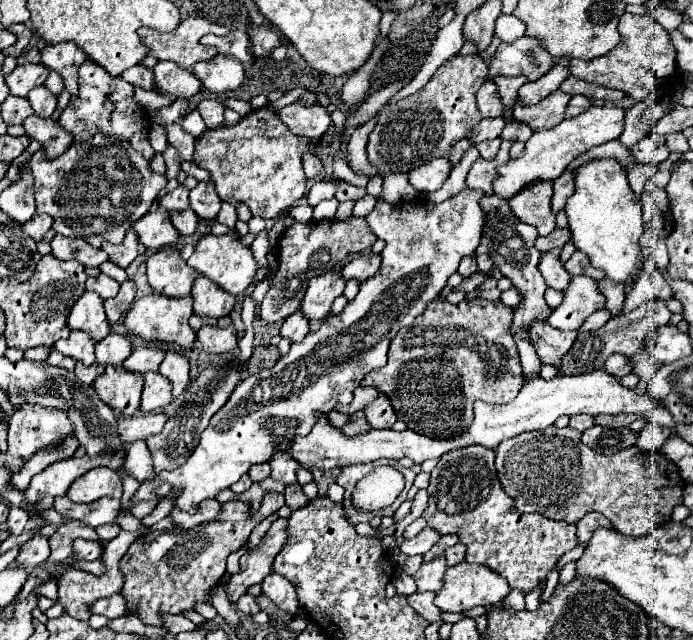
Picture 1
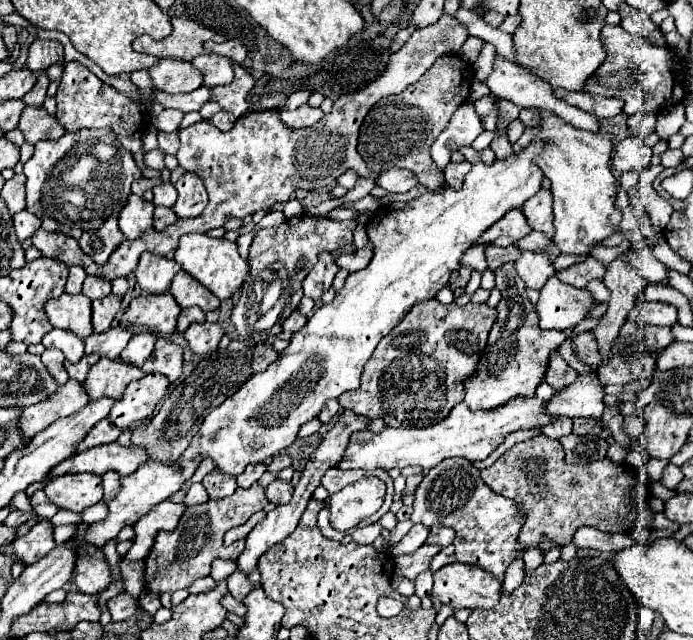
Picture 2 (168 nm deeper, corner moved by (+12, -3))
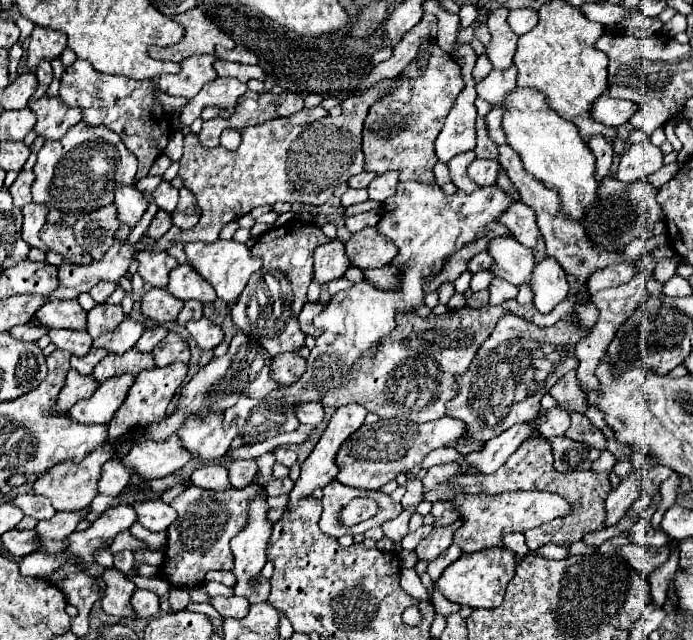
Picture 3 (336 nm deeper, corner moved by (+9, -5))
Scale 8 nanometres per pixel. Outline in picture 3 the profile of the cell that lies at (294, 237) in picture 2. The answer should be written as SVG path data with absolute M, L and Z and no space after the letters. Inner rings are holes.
M289 220L287 224L275 226L261 234L257 244L251 248L251 254L263 260L263 268L251 276L247 290L243 290L243 294L231 308L231 318L233 324L249 338L259 338L261 346L267 346L267 352L271 356L295 352L305 344L297 316L307 302L307 288L313 274L313 250L315 246L327 242L331 242L331 238L325 236L315 222L311 224Z

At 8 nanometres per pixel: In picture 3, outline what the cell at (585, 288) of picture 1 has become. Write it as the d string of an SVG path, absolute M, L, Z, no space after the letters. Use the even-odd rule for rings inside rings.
M545 258L533 270L531 290L535 294L533 304L541 314L549 314L559 302L563 302L569 294L569 284L565 278L565 270L555 262L555 258Z

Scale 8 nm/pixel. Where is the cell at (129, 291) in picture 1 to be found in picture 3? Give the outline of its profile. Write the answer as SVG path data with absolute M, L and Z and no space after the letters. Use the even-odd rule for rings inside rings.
M95 304L93 310L87 314L87 332L91 338L99 338L101 334L107 334L115 330L125 320L125 314L121 306L111 304Z

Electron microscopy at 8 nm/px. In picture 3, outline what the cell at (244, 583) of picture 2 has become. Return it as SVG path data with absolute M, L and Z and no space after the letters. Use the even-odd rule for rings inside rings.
M255 496L251 508L249 508L249 524L245 530L241 530L241 534L237 534L233 540L231 540L231 552L235 556L235 566L233 566L233 574L237 578L235 586L233 586L233 592L239 594L239 596L245 596L251 604L255 602L263 602L267 600L269 596L269 580L265 580L261 576L261 568L265 566L267 562L267 556L265 556L265 548L267 548L267 540L269 540L269 534L271 534L271 524L267 520L267 502L265 498L261 496Z

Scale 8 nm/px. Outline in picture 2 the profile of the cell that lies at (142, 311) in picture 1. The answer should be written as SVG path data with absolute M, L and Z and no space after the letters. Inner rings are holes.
M140 294L124 314L124 322L140 326L158 336L170 336L176 330L180 306L172 294Z

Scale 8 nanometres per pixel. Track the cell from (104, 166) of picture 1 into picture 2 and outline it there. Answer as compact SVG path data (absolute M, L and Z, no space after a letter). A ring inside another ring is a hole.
M108 128L66 132L60 140L36 144L34 156L24 164L26 174L26 208L42 220L48 232L62 232L80 238L86 230L96 230L110 214L118 214L130 194L130 184L142 178L132 154L120 144ZM76 176L76 182L66 182Z

